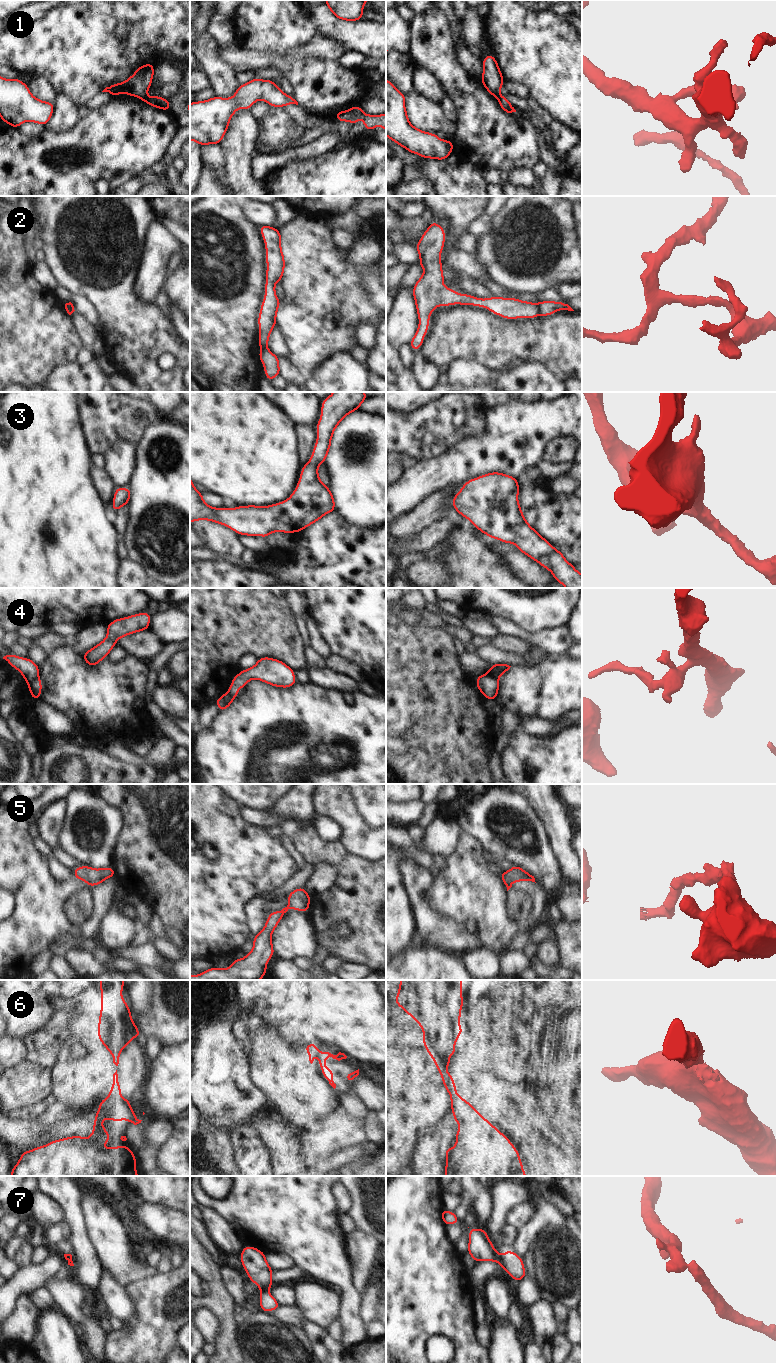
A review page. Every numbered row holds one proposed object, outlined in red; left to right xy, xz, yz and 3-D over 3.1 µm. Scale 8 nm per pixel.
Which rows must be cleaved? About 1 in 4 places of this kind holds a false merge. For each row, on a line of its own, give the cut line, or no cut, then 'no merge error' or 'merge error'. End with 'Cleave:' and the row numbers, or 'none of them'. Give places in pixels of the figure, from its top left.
1: cut xy (146, 96), (142, 100); merge error
2: cut yz (538, 304), (539, 314); merge error
3: cut none; no merge error
4: cut yz (487, 672), (497, 680); merge error
5: cut none; no merge error
6: cut none; no merge error
7: cut xz (267, 1290), (261, 1292); merge error
Cleave: 1, 2, 4, 7

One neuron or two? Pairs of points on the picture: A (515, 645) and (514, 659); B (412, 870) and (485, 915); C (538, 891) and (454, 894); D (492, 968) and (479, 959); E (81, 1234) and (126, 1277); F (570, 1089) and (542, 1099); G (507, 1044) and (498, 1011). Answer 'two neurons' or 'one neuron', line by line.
A: two neurons
B: two neurons
C: one neuron
D: one neuron
E: two neurons
F: two neurons
G: one neuron

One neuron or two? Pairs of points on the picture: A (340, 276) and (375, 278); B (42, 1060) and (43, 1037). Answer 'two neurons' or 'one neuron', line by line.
A: two neurons
B: one neuron

